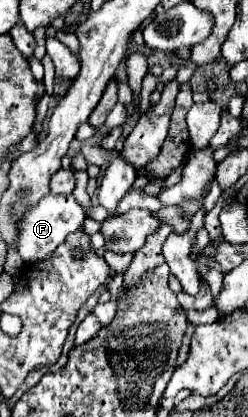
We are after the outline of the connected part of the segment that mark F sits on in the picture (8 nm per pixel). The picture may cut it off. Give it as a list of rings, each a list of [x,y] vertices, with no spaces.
[[[46,195],[42,203],[38,203],[34,209],[26,211],[22,221],[18,223],[20,235],[18,235],[18,253],[24,262],[35,263],[47,259],[54,253],[54,249],[64,243],[66,235],[82,227],[84,223],[84,211],[80,203],[74,199],[74,195]]]

